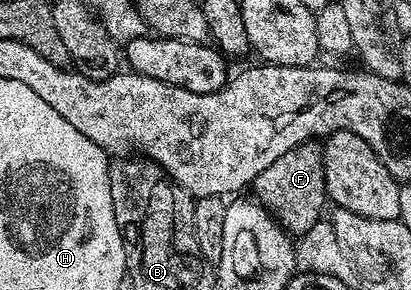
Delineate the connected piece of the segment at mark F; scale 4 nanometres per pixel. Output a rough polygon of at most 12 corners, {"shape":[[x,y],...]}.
{"shape":[[320,140],[279,155],[251,186],[294,238],[327,206]]}

